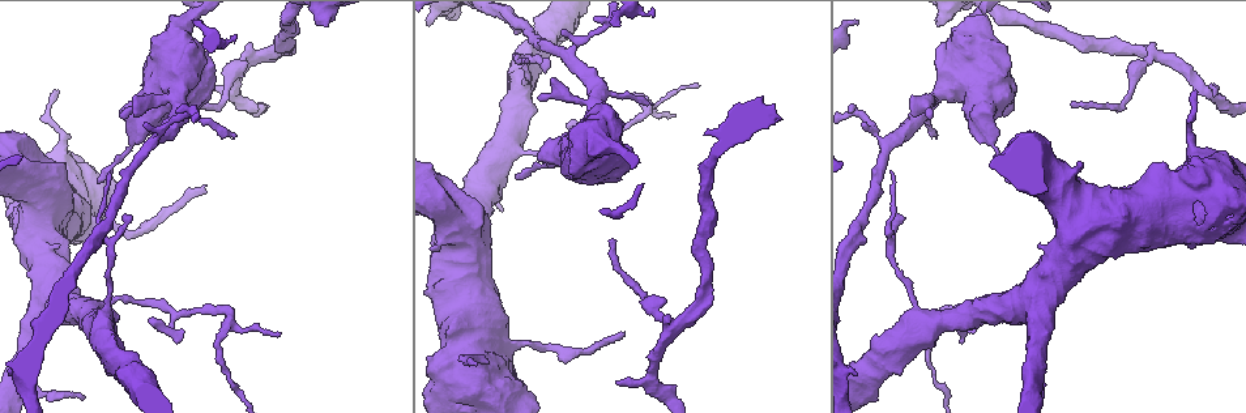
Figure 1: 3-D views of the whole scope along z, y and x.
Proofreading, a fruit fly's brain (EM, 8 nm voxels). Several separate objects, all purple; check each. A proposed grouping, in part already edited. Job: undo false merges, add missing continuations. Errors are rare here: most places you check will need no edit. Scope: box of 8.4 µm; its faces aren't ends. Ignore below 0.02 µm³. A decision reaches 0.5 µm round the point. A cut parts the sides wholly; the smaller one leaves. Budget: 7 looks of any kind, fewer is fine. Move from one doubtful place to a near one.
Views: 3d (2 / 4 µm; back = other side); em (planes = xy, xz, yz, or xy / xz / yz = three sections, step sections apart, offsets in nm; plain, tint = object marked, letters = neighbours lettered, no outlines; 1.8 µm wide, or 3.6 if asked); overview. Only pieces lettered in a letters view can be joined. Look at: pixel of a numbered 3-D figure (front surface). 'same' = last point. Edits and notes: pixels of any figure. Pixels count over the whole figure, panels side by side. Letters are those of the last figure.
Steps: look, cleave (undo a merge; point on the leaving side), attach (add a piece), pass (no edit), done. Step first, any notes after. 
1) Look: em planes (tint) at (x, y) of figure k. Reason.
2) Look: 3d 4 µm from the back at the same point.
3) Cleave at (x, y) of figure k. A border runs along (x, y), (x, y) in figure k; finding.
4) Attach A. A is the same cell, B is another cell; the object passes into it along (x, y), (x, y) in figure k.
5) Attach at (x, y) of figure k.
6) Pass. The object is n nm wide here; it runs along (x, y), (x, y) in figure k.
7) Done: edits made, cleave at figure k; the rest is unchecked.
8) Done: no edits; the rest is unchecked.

Look: 3d 4 µm at (123, 117) of figure 1.

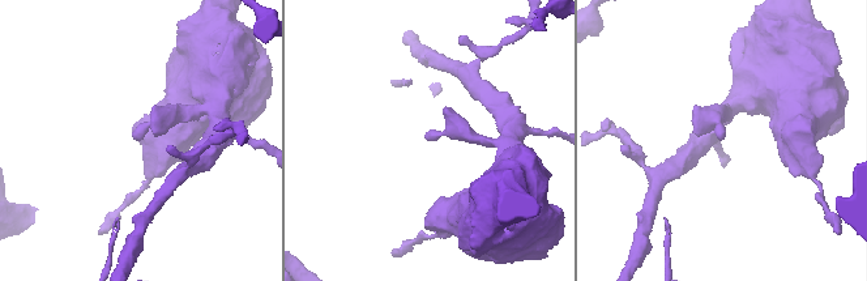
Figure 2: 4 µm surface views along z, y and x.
Look: em yz step 4 (tint) at (134, 139) of figure 2. Need the tissue.

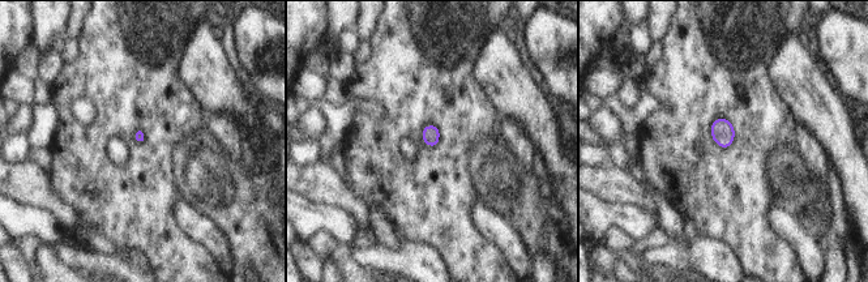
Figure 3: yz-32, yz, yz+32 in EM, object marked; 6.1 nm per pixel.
Look: em xy step 16 (letters) at the same point.

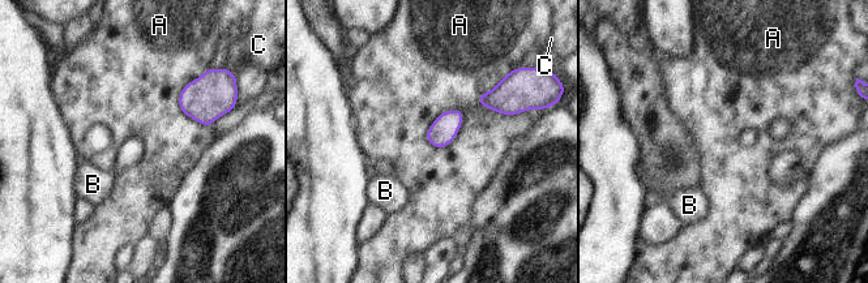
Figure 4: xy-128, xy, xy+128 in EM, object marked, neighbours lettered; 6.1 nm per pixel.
Pass. The object is 160 nm wide here; A, B and C are other cells; a border runs along (460, 108), (456, 137), (432, 146) in figure 4; none of them fits.

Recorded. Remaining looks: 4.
Look: 3d 4 µm at (677, 321) of figure 1. Sharp bend.

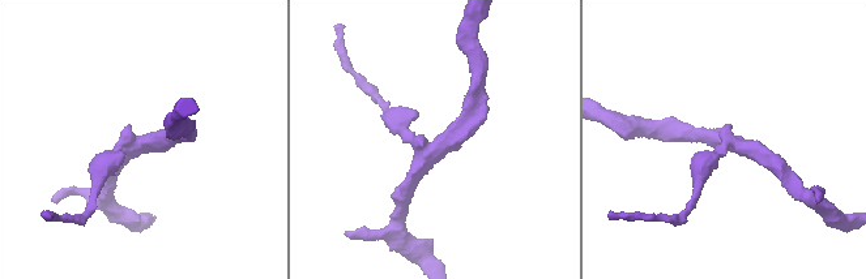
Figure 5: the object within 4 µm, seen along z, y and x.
Look: em yz step 16 (tint) at (730, 142) of figure 5. 3 arms meet here; the arms are 220, 220, 260 nm wide.

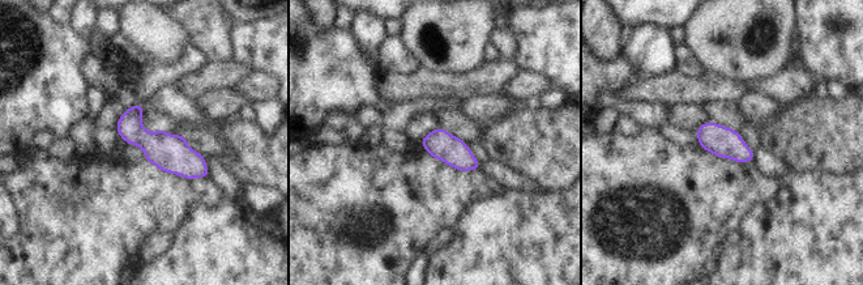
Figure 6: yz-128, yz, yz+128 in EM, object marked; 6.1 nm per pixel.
Look: em planes (letters) at the same point.

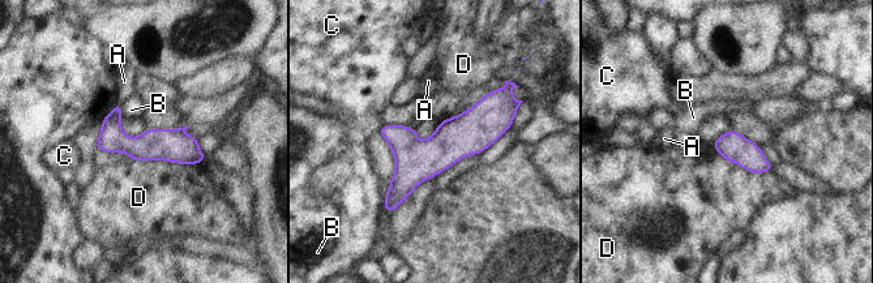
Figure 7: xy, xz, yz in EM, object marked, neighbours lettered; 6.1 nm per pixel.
Pass. A, B, C and D are other cells; continuous, no second neuron.

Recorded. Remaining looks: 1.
Done: no edits; the rest is unchecked.

